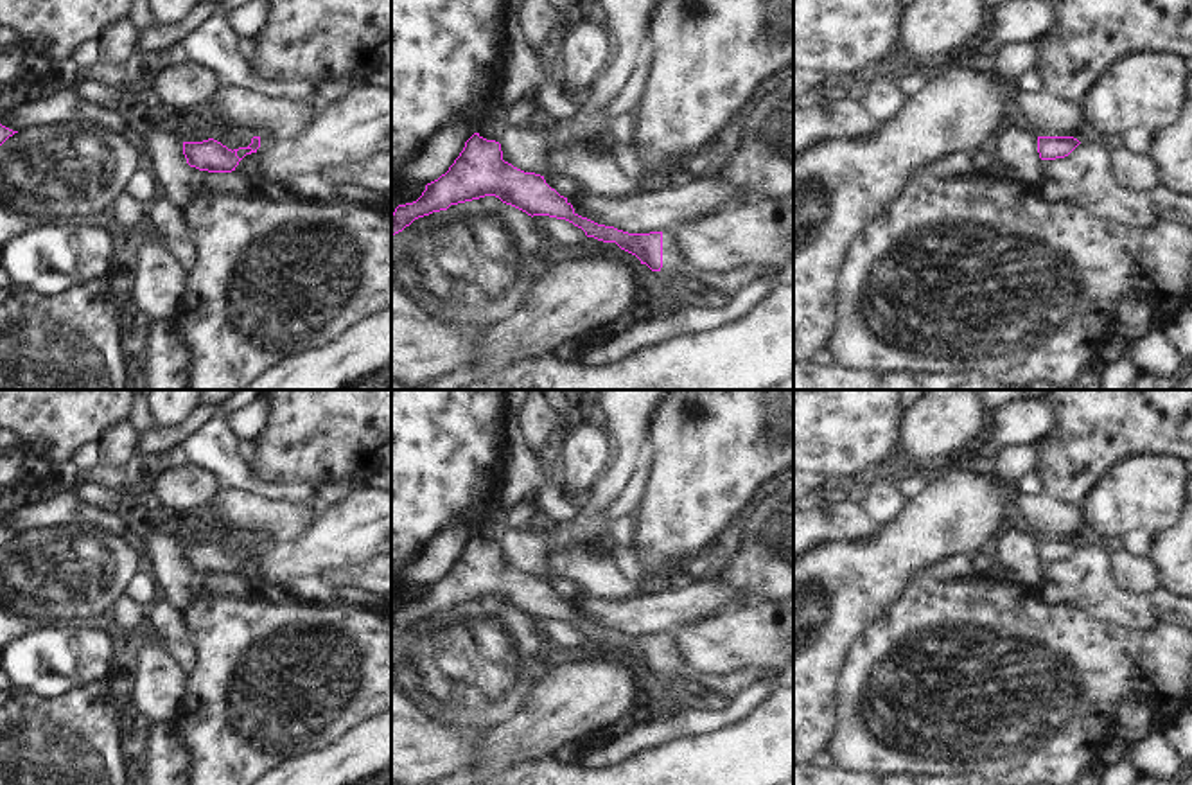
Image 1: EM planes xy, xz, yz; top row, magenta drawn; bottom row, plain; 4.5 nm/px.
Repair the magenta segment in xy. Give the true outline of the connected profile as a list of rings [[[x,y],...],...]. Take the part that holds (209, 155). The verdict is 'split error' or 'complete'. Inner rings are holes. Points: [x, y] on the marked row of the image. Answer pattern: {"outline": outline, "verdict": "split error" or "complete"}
{"outline": [[[253,137],[248,147],[228,149],[221,142],[208,138],[203,142],[183,142],[183,154],[190,167],[208,172],[232,172],[239,162],[251,153],[264,153],[275,140],[271,137]]], "verdict": "split error"}

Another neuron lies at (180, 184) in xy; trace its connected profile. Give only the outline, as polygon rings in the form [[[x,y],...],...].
[[[149,126],[140,137],[133,137],[149,158],[156,187],[172,205],[185,208],[199,194],[230,194],[237,198],[260,196],[280,201],[289,194],[271,180],[253,185],[246,176],[232,172],[208,172],[190,167],[183,154],[183,142],[172,135],[162,135]]]

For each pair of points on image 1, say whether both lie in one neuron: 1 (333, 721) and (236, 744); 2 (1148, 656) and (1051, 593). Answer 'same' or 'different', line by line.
1: same
2: different

